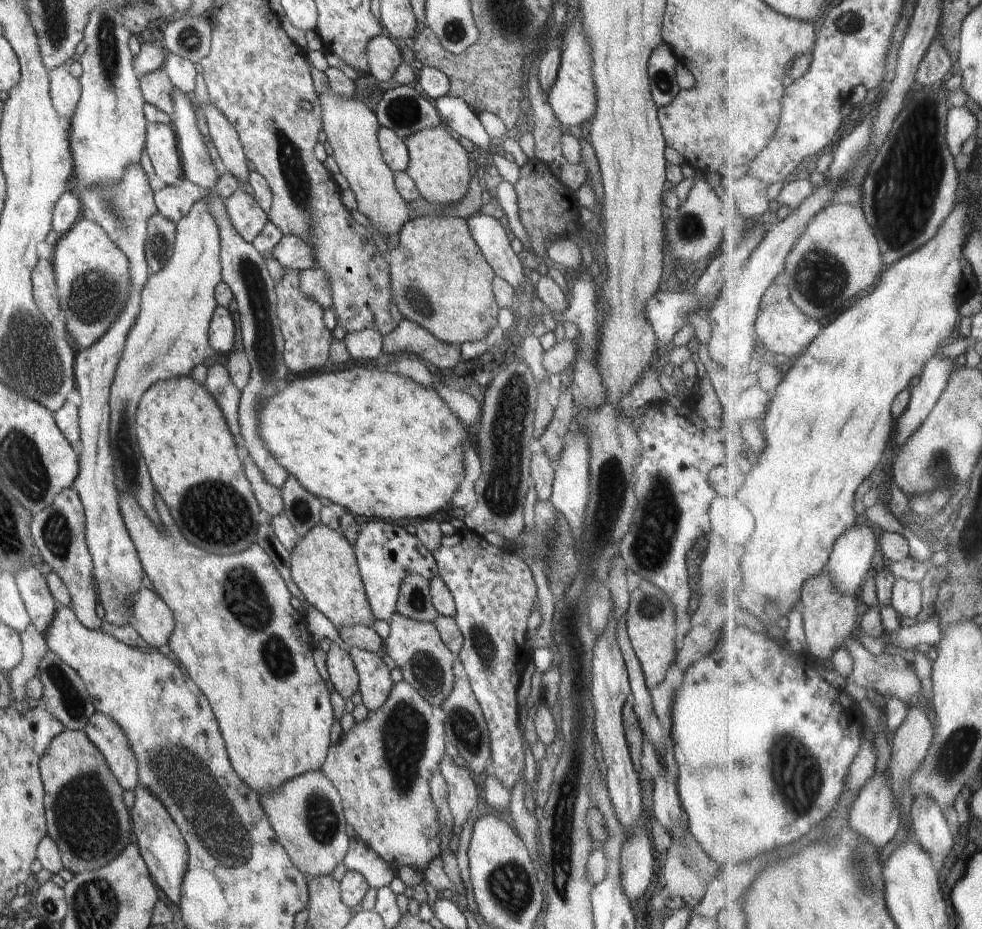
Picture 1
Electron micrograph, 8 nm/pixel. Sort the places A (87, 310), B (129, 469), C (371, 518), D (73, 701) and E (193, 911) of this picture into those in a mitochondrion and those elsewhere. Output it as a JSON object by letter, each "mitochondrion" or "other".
{"A":"mitochondrion","B":"mitochondrion","C":"other","D":"mitochondrion","E":"other"}

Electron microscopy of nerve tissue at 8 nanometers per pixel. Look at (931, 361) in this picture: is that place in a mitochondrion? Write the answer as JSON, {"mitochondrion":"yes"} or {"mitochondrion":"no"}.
{"mitochondrion":"no"}

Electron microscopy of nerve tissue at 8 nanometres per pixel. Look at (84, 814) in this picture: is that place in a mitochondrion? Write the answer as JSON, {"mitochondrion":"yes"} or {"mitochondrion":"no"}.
{"mitochondrion":"yes"}

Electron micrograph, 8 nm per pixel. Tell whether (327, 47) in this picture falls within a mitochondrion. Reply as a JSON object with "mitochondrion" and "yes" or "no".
{"mitochondrion":"no"}

